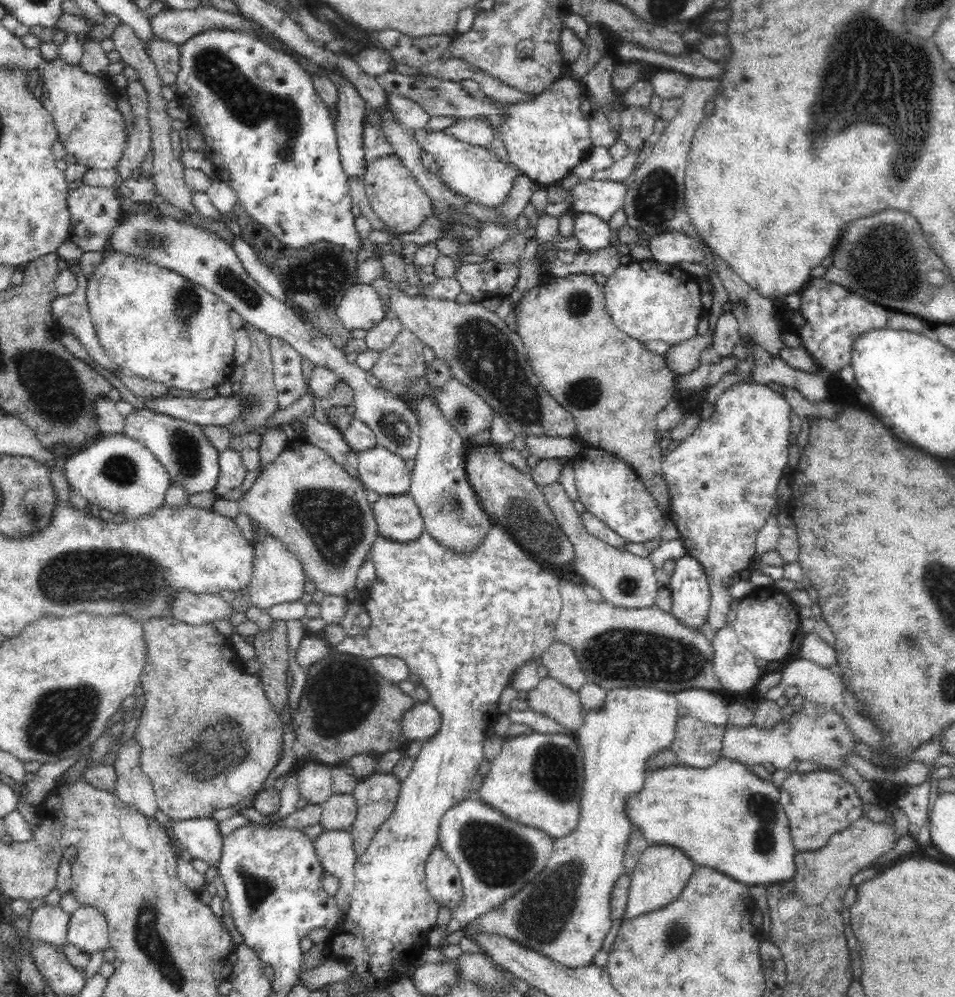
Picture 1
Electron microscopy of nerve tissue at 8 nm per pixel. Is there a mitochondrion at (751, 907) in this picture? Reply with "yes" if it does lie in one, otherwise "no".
no

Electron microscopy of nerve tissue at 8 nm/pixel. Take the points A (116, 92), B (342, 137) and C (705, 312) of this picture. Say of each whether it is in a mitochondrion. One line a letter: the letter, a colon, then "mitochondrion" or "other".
A: other
B: other
C: other

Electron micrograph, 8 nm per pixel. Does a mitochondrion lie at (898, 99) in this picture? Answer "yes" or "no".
yes

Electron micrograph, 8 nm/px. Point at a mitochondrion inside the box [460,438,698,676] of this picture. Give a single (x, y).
(629, 585)

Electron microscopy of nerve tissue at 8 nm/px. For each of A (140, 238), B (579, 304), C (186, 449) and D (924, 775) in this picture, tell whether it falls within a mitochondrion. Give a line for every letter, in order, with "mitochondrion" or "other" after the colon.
A: mitochondrion
B: mitochondrion
C: mitochondrion
D: other

